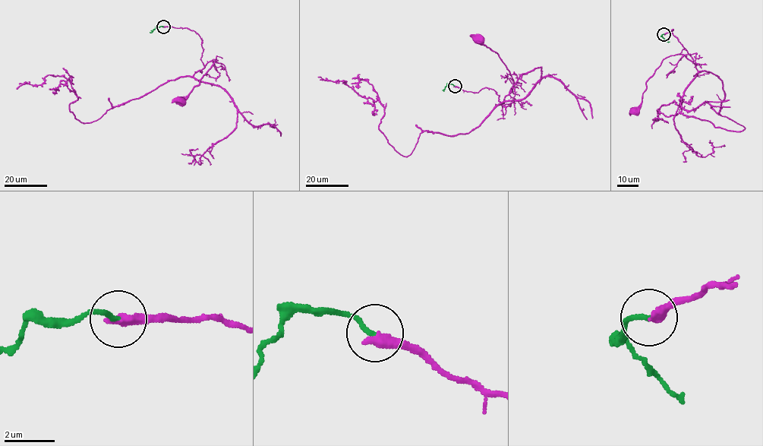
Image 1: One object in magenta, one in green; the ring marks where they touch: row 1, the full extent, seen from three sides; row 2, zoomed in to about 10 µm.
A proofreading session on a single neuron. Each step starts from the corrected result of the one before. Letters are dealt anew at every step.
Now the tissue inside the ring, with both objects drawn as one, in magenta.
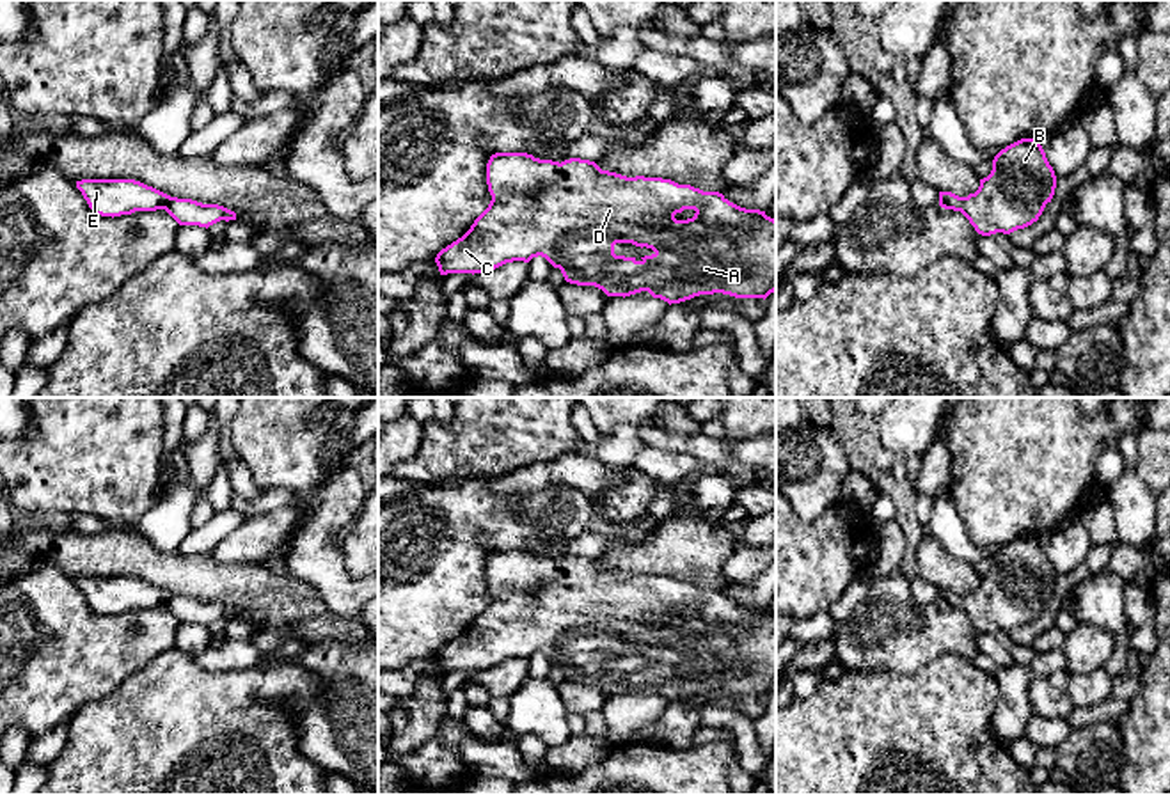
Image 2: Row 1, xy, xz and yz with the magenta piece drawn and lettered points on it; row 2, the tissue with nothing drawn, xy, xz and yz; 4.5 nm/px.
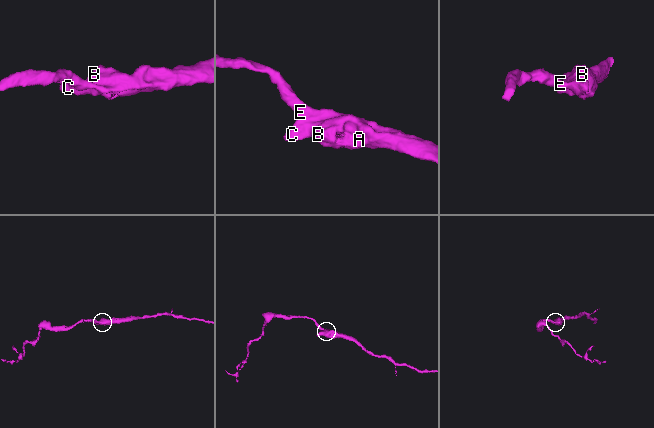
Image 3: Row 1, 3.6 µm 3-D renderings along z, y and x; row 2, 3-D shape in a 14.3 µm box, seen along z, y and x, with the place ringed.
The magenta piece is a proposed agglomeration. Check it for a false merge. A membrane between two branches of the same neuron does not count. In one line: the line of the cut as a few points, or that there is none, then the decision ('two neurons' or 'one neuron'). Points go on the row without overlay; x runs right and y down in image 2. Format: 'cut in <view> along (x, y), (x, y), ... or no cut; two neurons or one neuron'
no cut; one neuron

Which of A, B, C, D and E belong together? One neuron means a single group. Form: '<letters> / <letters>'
A B C D E

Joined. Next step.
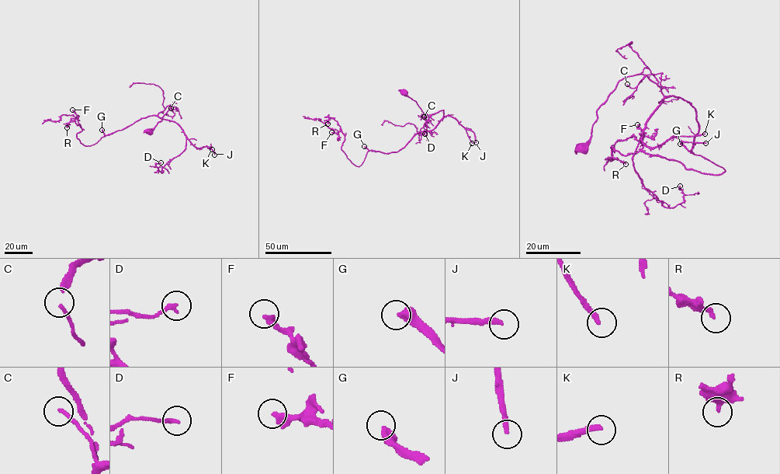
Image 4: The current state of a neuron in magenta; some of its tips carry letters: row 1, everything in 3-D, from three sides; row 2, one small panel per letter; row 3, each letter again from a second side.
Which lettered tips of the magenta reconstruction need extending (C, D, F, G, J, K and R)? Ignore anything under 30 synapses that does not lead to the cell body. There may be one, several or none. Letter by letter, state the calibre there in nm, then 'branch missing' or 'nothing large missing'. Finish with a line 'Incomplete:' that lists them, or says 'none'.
C: calibre 160 nm; nothing large missing
D: calibre 190 nm; nothing large missing
F: calibre 340 nm; nothing large missing
G: calibre 460 nm; branch missing
J: calibre 260 nm; branch missing
K: calibre 240 nm; branch missing
R: calibre 300 nm; nothing large missing
Incomplete: G, J, K

